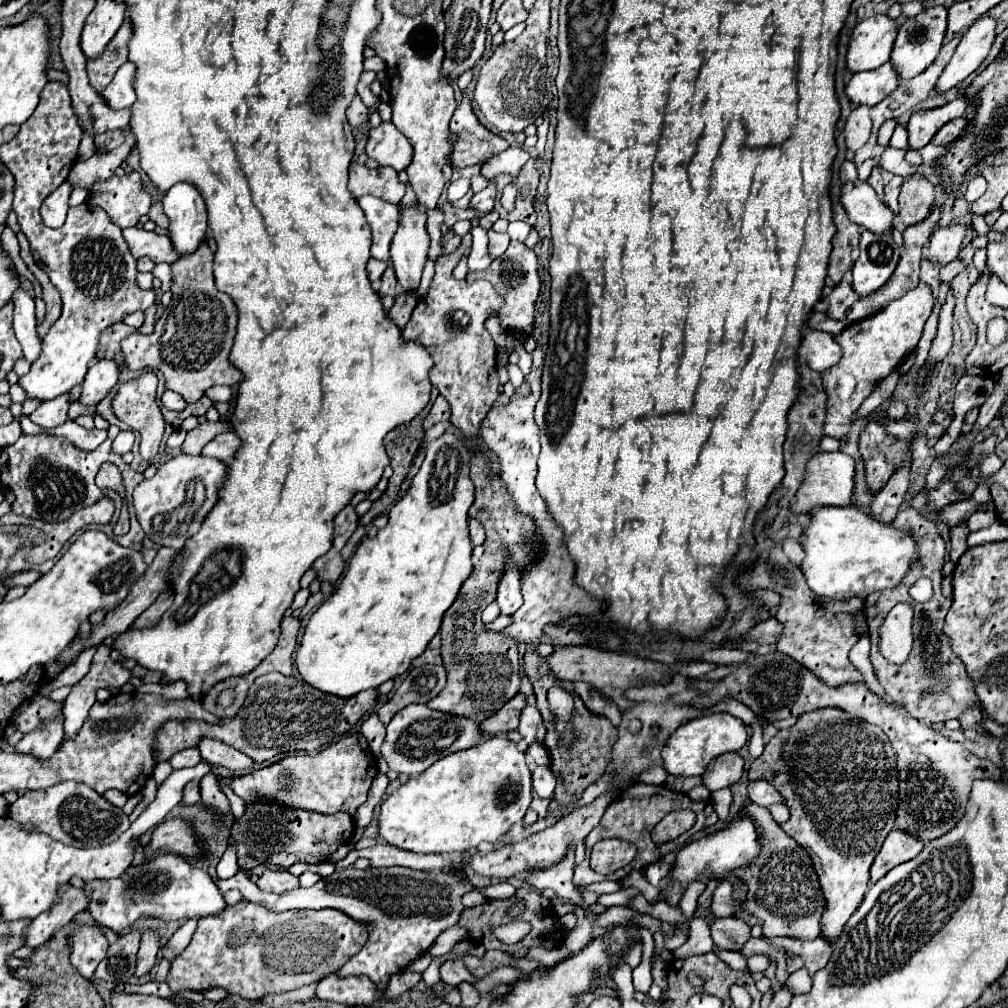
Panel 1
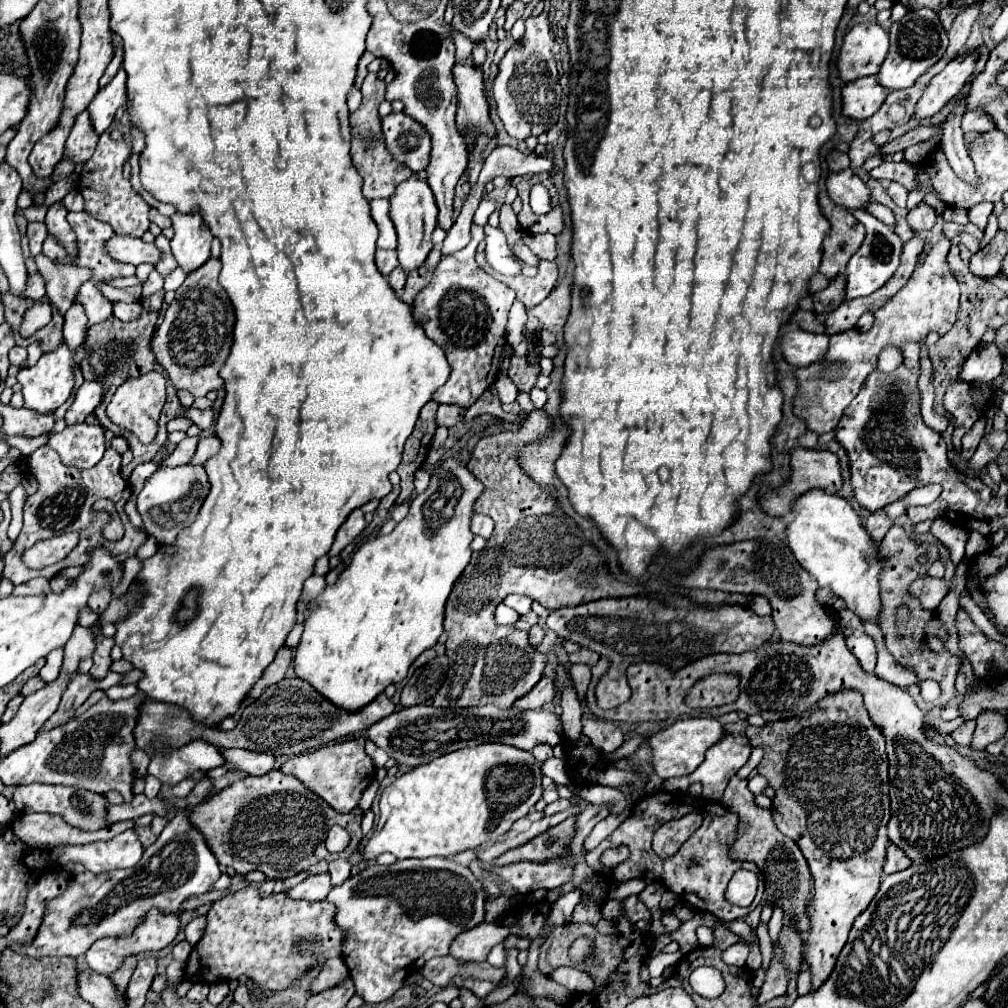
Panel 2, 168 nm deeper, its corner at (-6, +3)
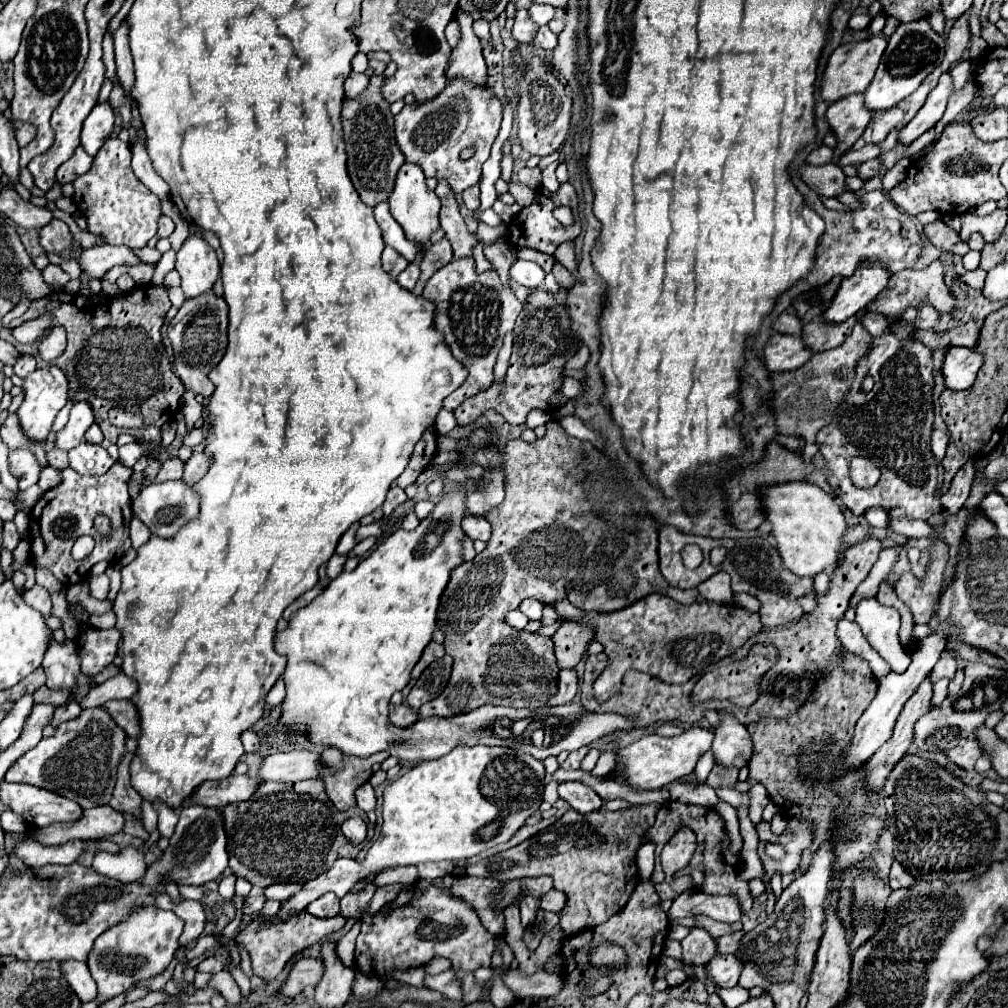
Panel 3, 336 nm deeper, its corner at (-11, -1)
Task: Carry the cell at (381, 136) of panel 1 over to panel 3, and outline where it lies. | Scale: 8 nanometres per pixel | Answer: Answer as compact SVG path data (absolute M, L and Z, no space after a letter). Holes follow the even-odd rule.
M453 80L431 102L415 102L411 106L405 106L395 116L395 138L407 162L417 164L425 172L425 176L433 176L437 180L445 178L451 184L453 192L461 194L481 178L481 166L489 158L491 146L501 126L501 110L501 102L487 86L479 88L471 86L465 80ZM469 146L475 148L475 154L469 160L461 160L459 152Z

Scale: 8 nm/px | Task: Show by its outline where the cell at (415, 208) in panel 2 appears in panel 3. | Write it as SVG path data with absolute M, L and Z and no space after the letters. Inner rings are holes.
M407 162L401 166L401 170L397 174L395 190L389 196L389 206L391 206L393 218L405 230L405 236L409 236L423 252L429 250L429 246L431 246L431 234L439 228L439 206L441 204L439 204L437 194L427 188L425 174L421 172L419 166L407 164Z

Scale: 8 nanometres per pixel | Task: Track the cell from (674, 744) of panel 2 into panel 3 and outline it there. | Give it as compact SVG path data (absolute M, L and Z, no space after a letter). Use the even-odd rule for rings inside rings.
M687 728L683 734L673 736L673 738L661 738L661 736L643 736L641 740L633 742L631 746L621 750L621 760L623 760L623 778L639 790L657 790L673 780L679 780L695 770L697 760L711 748L713 742L713 730L707 728Z

